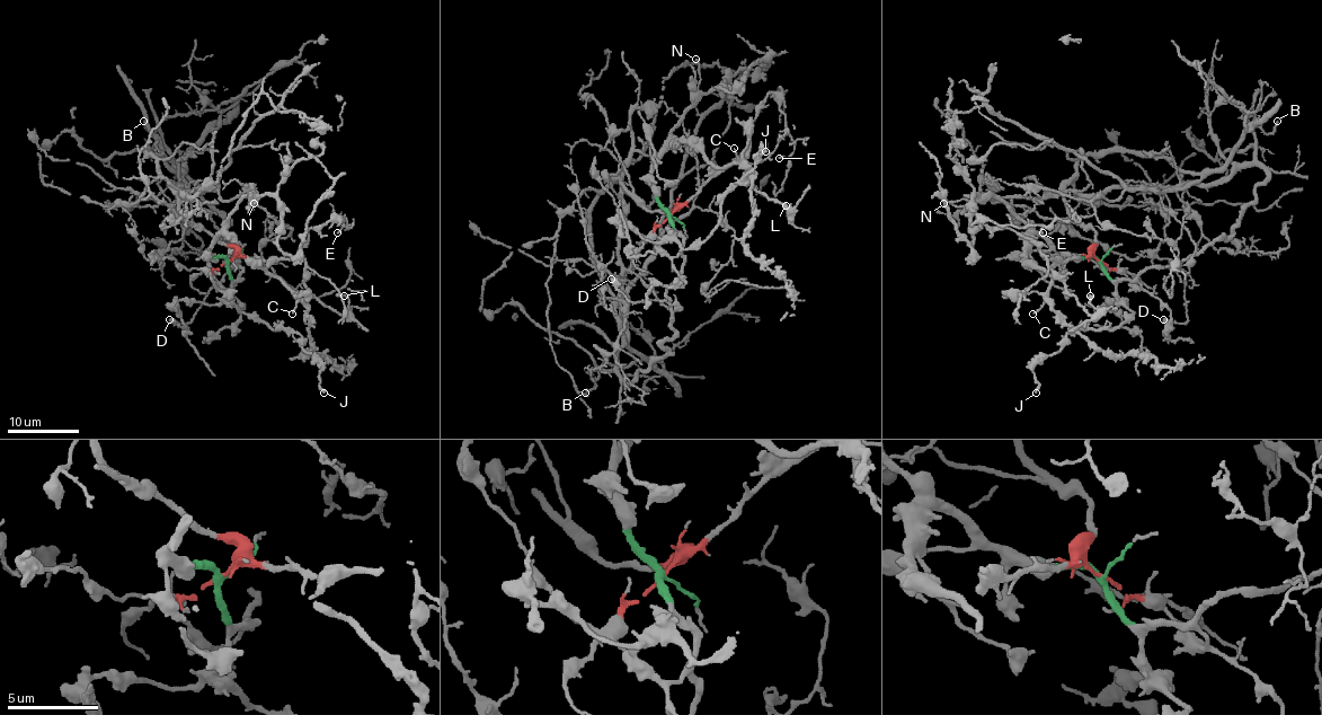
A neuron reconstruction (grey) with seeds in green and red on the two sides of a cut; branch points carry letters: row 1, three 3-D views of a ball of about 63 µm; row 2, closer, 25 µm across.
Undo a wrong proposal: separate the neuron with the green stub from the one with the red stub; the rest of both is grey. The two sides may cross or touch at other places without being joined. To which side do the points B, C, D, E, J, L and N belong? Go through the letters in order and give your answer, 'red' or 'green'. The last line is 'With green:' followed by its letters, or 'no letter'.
B: green
C: green
D: green
E: red
J: green
L: red
N: green
With green: B, C, D, J, N

